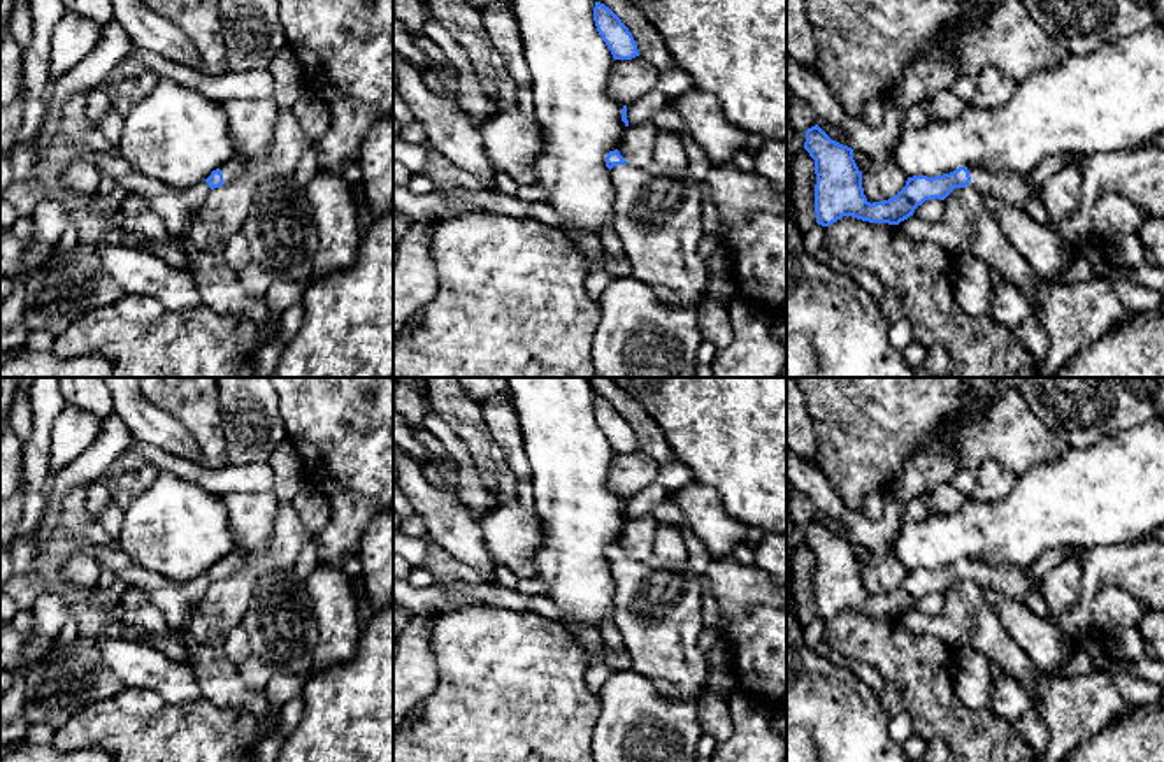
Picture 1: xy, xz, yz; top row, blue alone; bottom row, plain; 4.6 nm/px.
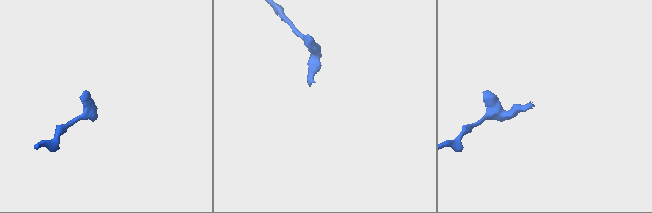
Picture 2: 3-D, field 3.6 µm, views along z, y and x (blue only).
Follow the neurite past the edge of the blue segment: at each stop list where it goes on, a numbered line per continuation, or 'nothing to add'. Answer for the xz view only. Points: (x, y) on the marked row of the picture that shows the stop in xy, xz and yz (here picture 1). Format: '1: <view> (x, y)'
1: xz (657, 215)

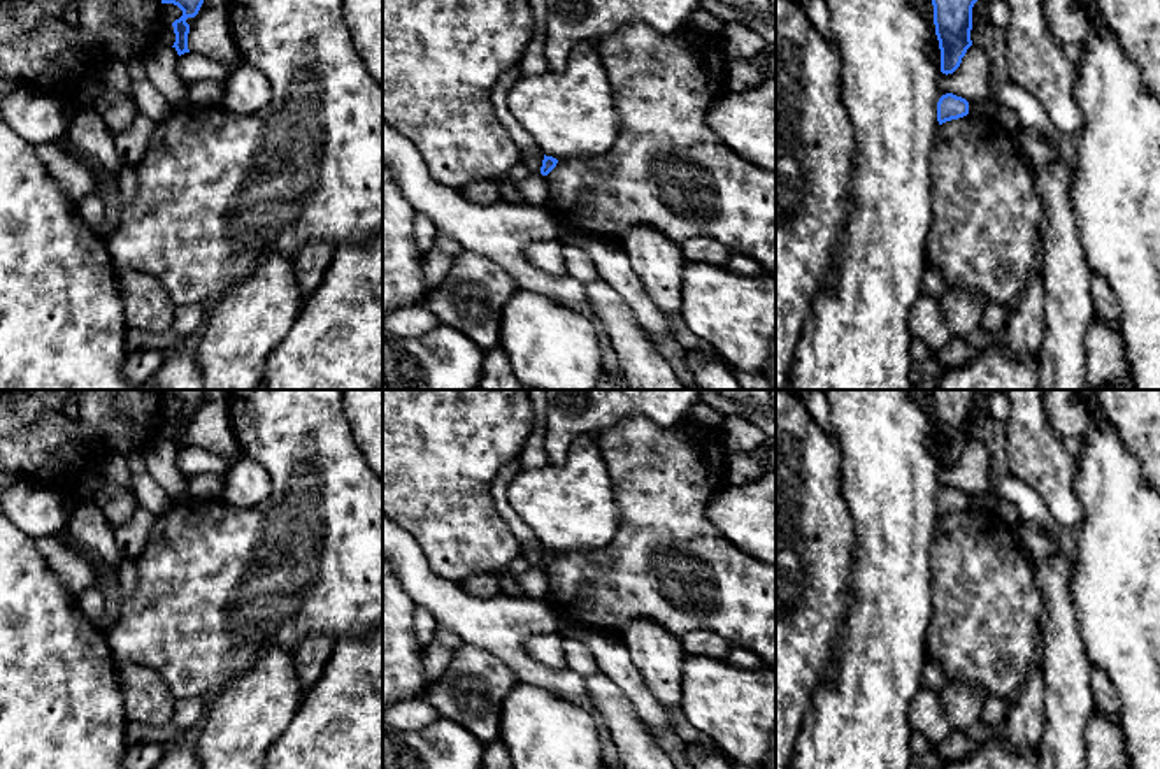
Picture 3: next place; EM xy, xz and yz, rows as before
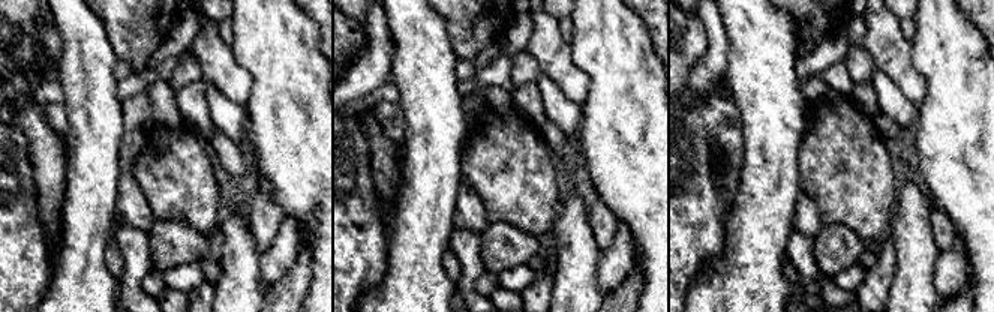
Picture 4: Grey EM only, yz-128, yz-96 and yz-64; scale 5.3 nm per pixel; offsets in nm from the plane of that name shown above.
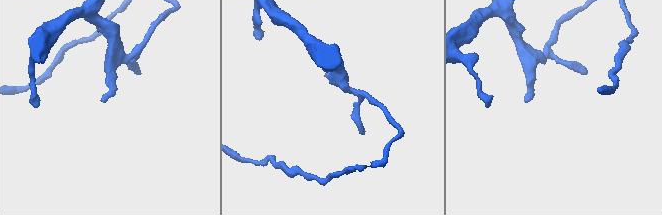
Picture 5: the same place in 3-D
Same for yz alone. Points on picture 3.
nothing to add

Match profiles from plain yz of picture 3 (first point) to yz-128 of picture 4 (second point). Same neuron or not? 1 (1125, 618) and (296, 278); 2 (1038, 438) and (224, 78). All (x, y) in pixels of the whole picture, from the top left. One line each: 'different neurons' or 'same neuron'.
1: different neurons
2: same neuron

